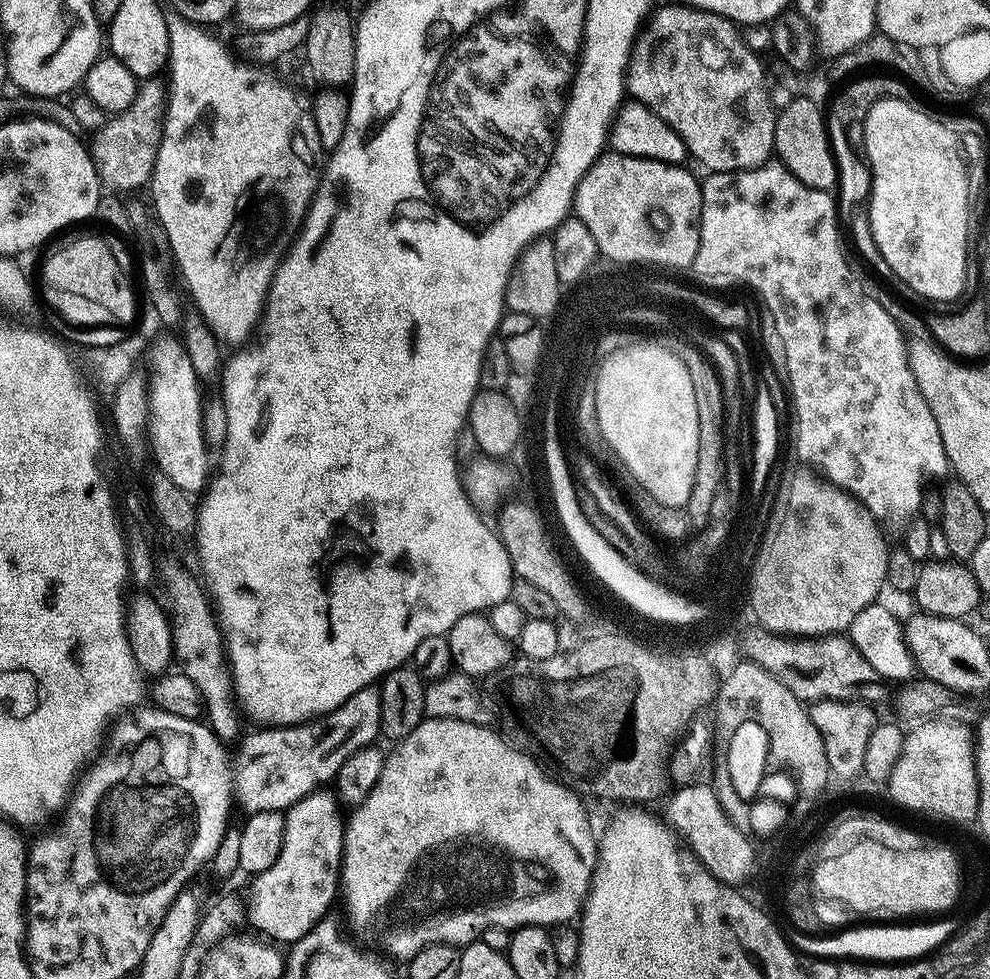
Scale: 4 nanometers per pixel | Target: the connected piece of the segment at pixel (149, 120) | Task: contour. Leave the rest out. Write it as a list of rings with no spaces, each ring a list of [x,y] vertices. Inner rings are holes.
[[[150,78],[143,81],[137,87],[130,106],[113,115],[91,139],[89,152],[105,189],[132,190],[142,184],[147,185],[151,179],[167,112],[167,87],[159,80]]]

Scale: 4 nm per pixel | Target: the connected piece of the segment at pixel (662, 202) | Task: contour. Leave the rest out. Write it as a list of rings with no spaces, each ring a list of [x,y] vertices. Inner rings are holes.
[[[611,150],[605,151],[594,163],[592,163],[590,170],[586,170],[584,177],[576,184],[576,192],[572,195],[572,206],[574,209],[574,215],[582,222],[586,222],[586,230],[590,230],[590,233],[593,234],[594,242],[596,243],[596,251],[605,261],[620,264],[622,262],[634,260],[650,260],[656,266],[662,266],[662,264],[665,264],[668,268],[685,268],[685,270],[691,269],[694,258],[698,254],[698,242],[700,241],[700,207],[702,206],[702,194],[700,193],[701,181],[699,179],[695,180],[695,178],[692,177],[686,169],[687,167],[678,164],[667,164],[661,160],[651,160],[650,158],[642,158],[641,156],[627,156],[621,152],[613,152]]]

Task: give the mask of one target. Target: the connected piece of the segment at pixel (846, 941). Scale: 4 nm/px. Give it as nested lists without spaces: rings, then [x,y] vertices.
[[[942,918],[939,920],[942,920],[940,922],[936,922],[934,924],[928,924],[932,922],[922,922],[919,924],[922,924],[920,926],[910,926],[911,924],[865,924],[866,926],[860,926],[858,928],[850,928],[848,930],[844,930],[838,934],[834,934],[832,936],[828,936],[826,938],[814,938],[818,936],[813,936],[810,934],[804,934],[801,935],[799,938],[799,942],[796,942],[797,947],[799,946],[806,952],[810,953],[810,956],[816,957],[816,958],[825,958],[825,959],[835,959],[835,960],[855,960],[855,961],[862,961],[862,962],[873,962],[873,963],[901,963],[901,962],[912,962],[924,957],[927,957],[930,953],[933,953],[936,951],[937,948],[939,948],[941,945],[945,943],[949,939],[949,937],[956,934],[958,930],[957,924],[955,925],[952,921],[948,920],[950,918]]]

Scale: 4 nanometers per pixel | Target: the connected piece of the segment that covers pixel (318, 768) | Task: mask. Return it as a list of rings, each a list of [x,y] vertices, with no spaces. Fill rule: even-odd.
[[[373,686],[358,690],[342,706],[335,708],[330,714],[310,720],[306,724],[291,726],[276,726],[260,730],[256,736],[256,754],[252,762],[247,761],[242,768],[239,783],[239,809],[248,816],[259,812],[284,812],[296,804],[303,796],[317,791],[327,782],[335,781],[336,771],[358,750],[375,745],[380,736],[380,723],[382,722],[382,698],[379,687]]]

